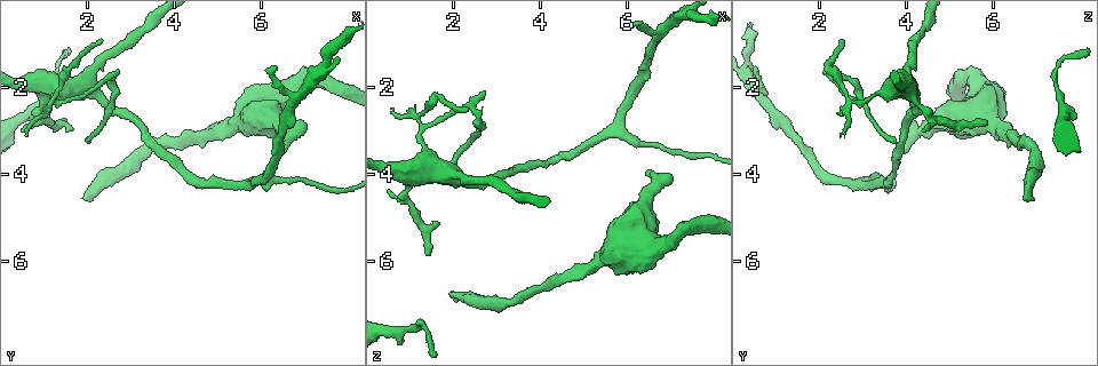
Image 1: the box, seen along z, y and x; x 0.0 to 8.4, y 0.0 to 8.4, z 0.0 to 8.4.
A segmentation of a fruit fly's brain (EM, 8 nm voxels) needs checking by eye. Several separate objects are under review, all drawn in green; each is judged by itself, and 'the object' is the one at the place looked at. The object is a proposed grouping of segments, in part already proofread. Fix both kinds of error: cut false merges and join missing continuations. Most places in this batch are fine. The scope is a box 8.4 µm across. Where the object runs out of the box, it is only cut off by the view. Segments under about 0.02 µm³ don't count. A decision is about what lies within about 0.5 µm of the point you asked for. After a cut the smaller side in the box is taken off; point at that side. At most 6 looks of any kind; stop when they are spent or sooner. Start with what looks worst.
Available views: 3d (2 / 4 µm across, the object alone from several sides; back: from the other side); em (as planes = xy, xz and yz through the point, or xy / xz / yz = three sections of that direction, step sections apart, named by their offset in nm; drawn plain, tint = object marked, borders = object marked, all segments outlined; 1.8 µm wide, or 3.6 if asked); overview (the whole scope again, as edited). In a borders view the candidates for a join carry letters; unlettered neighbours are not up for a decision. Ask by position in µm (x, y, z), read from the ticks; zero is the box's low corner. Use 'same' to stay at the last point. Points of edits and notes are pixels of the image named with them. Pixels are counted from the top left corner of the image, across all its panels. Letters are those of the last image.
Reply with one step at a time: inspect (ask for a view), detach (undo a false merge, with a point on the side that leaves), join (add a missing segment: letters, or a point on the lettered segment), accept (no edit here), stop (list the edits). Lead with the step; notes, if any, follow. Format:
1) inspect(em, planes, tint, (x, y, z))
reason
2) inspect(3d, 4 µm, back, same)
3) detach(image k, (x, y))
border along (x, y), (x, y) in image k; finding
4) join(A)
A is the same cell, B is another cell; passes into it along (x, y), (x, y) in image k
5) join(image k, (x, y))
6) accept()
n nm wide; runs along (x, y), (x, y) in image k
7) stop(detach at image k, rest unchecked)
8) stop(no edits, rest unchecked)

inspect(3d, 2 µm, (1.30, 2.40, 2.90))

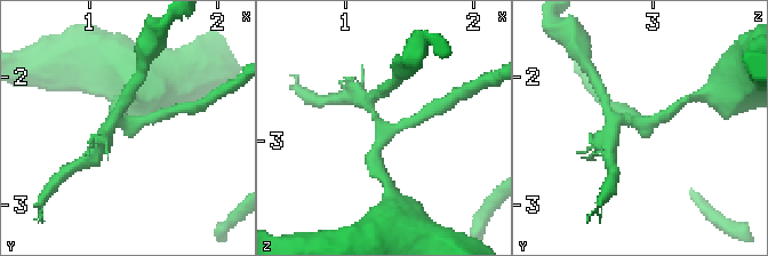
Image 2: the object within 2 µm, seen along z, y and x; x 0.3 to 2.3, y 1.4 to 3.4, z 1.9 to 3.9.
inspect(em, planes, tint, (1.30, 2.40, 2.96))

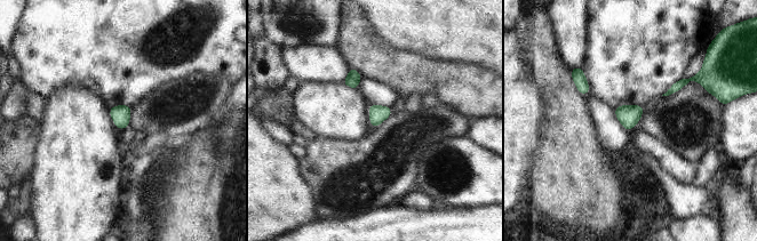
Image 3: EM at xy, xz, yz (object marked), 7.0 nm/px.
inspect(em, planes, borders, same)

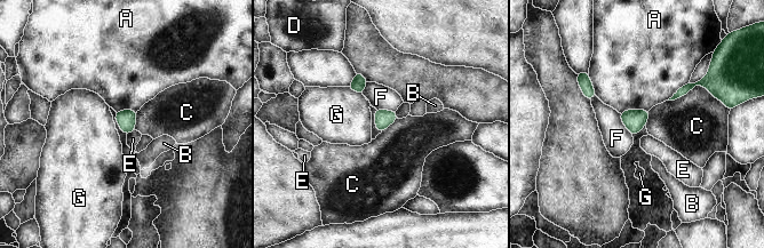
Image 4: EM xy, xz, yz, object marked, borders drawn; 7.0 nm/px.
accept()
120 nm wide; C touches over 320 nm; A, B, C, D, E, F and G are other cells; all the same neuron

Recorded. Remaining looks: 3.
inspect(3d, 4 µm, (1.90, 4.50, 6.75))

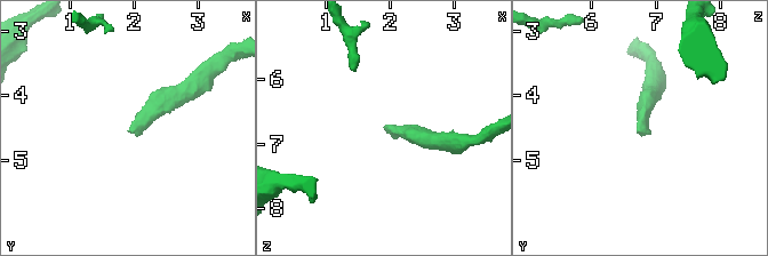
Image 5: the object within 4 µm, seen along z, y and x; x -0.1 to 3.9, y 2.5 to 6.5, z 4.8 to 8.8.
inspect(em, planes, borders, (1.90, 4.55, 6.75))

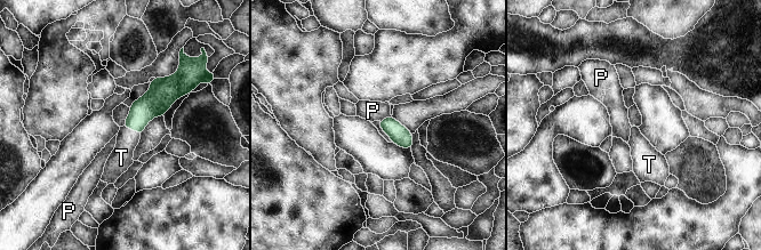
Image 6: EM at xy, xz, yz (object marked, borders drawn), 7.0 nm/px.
join(T)
T is the same cell, P is another cell; passes into it along (154, 103), (131, 129), (121, 158) in image 6; it goes on there

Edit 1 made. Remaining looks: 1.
inspect(em, xz, step 4, borders, (6.40, 3.45, 3.95))
branch stops here

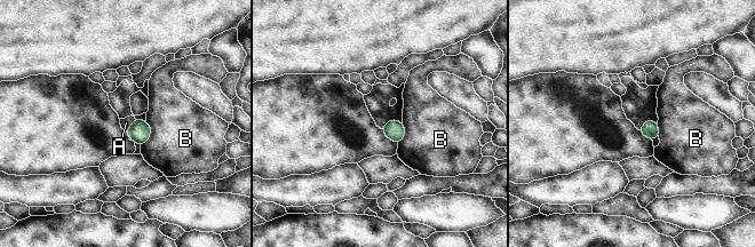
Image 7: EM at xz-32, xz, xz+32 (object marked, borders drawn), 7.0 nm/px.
accept()
A and B are other cells; border along (135, 119), (126, 132) in image 7; no lettered segment goes on from it

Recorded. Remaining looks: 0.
stop(join at image 6, rest unchecked)

